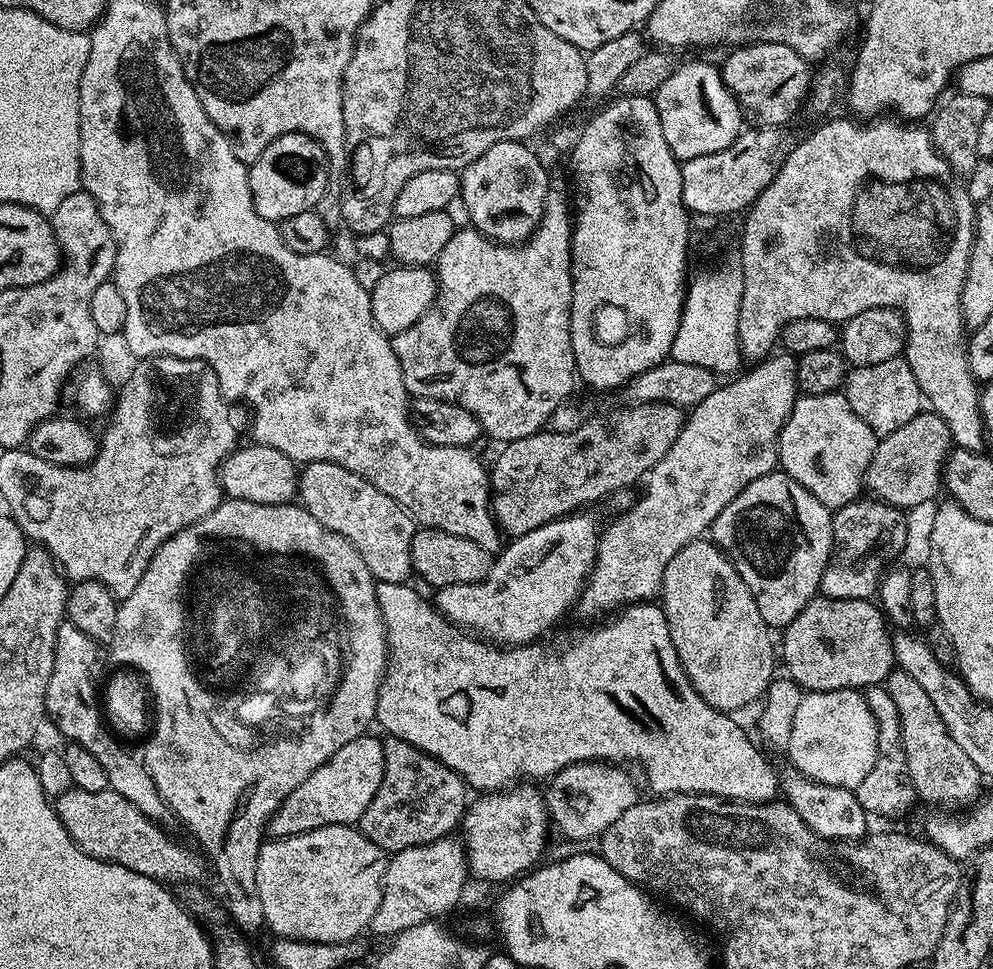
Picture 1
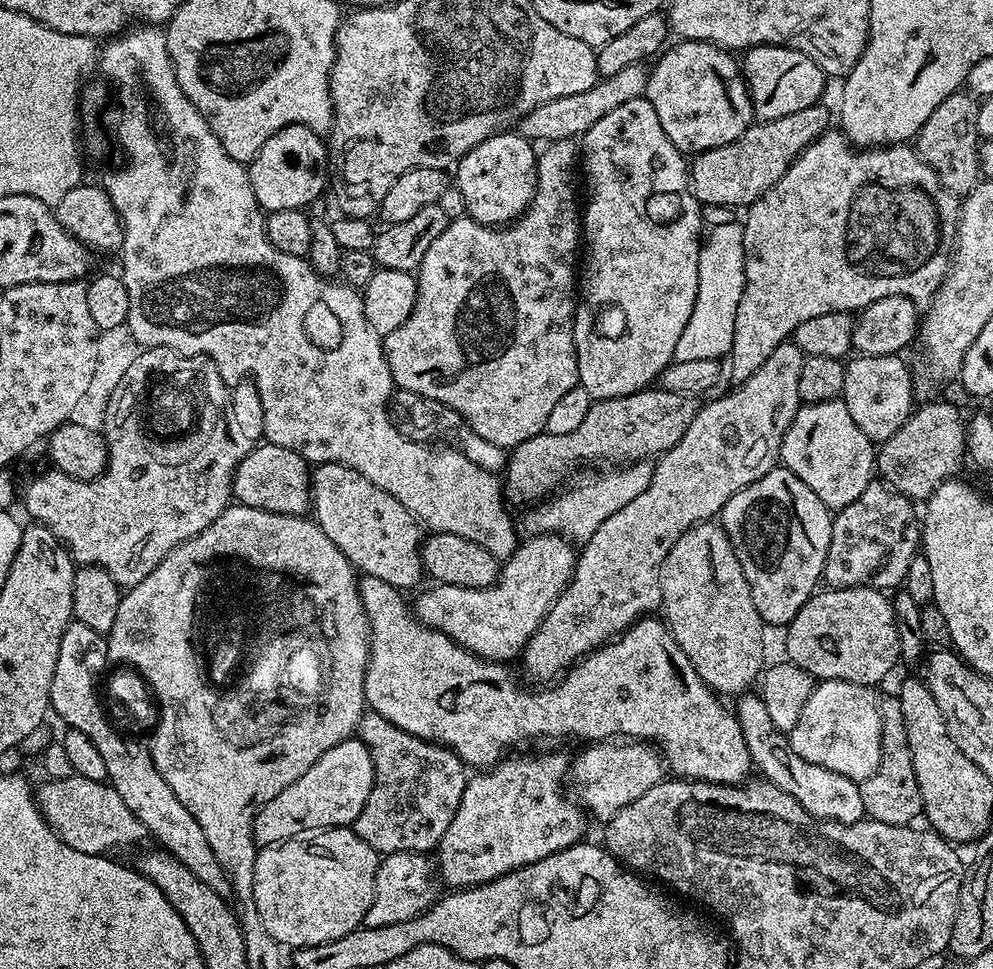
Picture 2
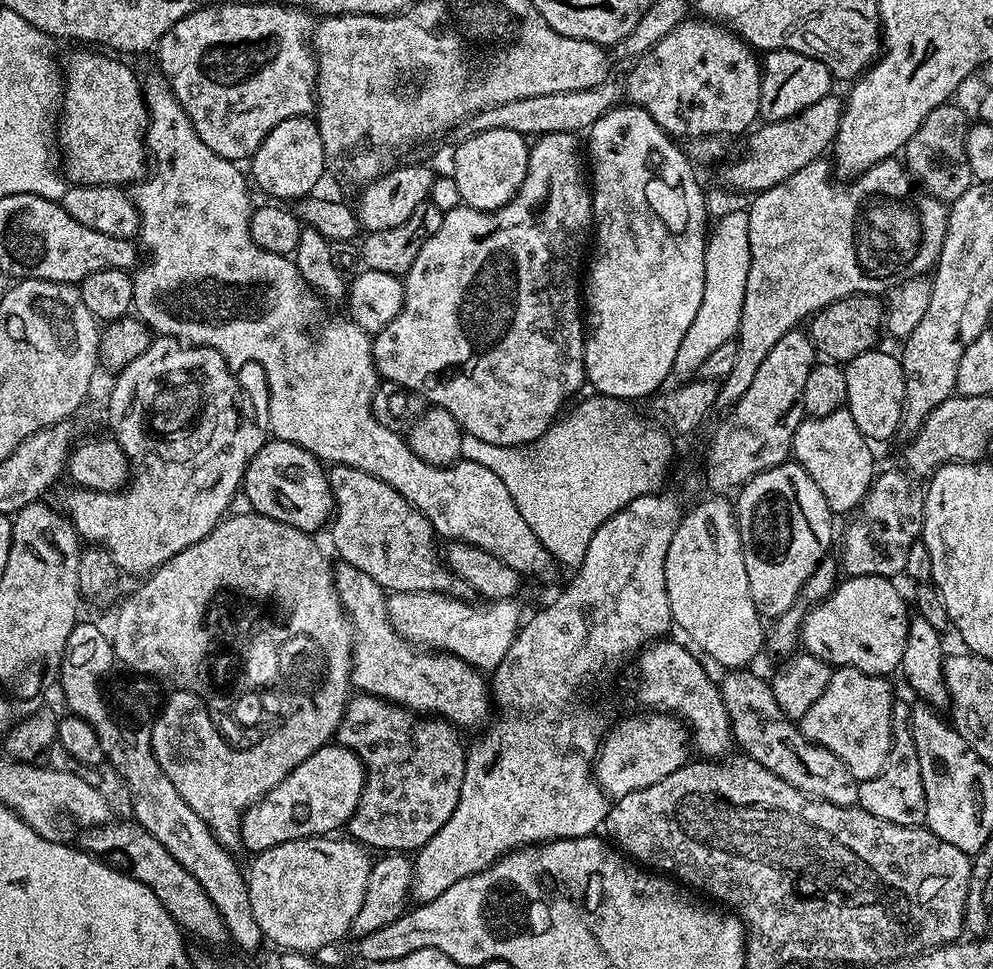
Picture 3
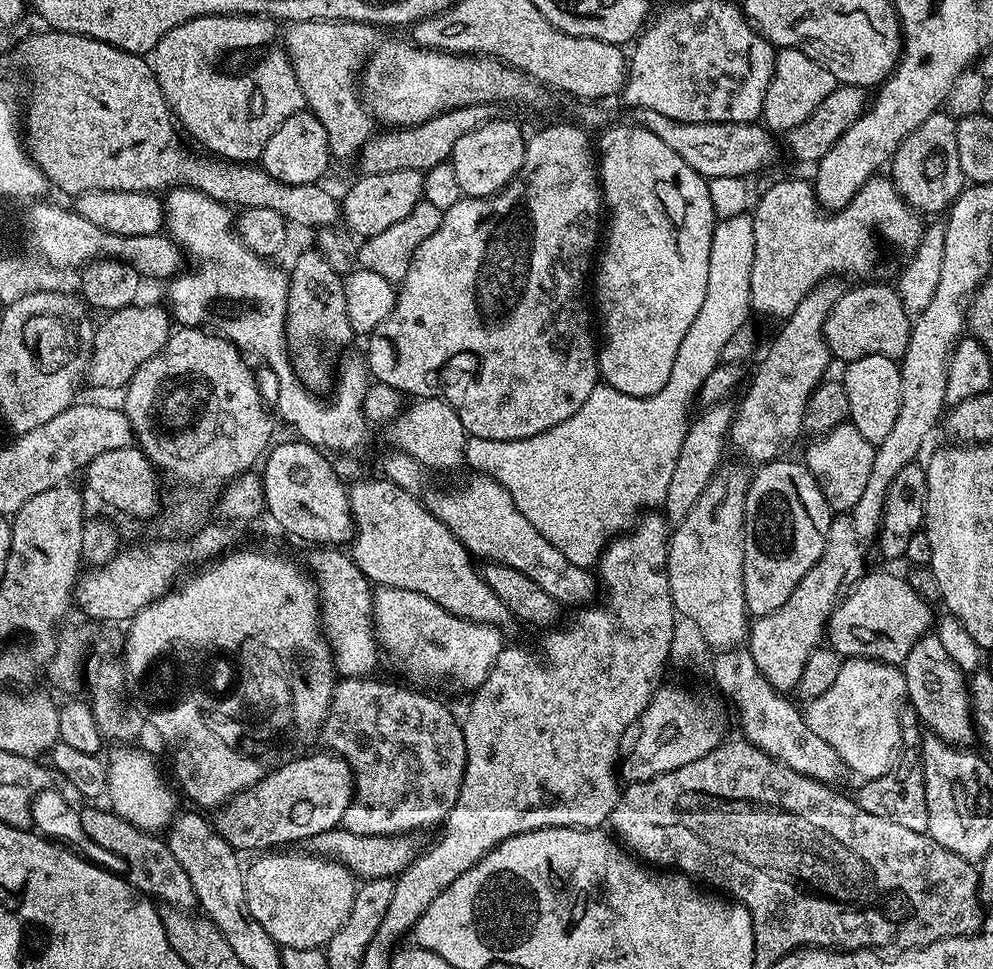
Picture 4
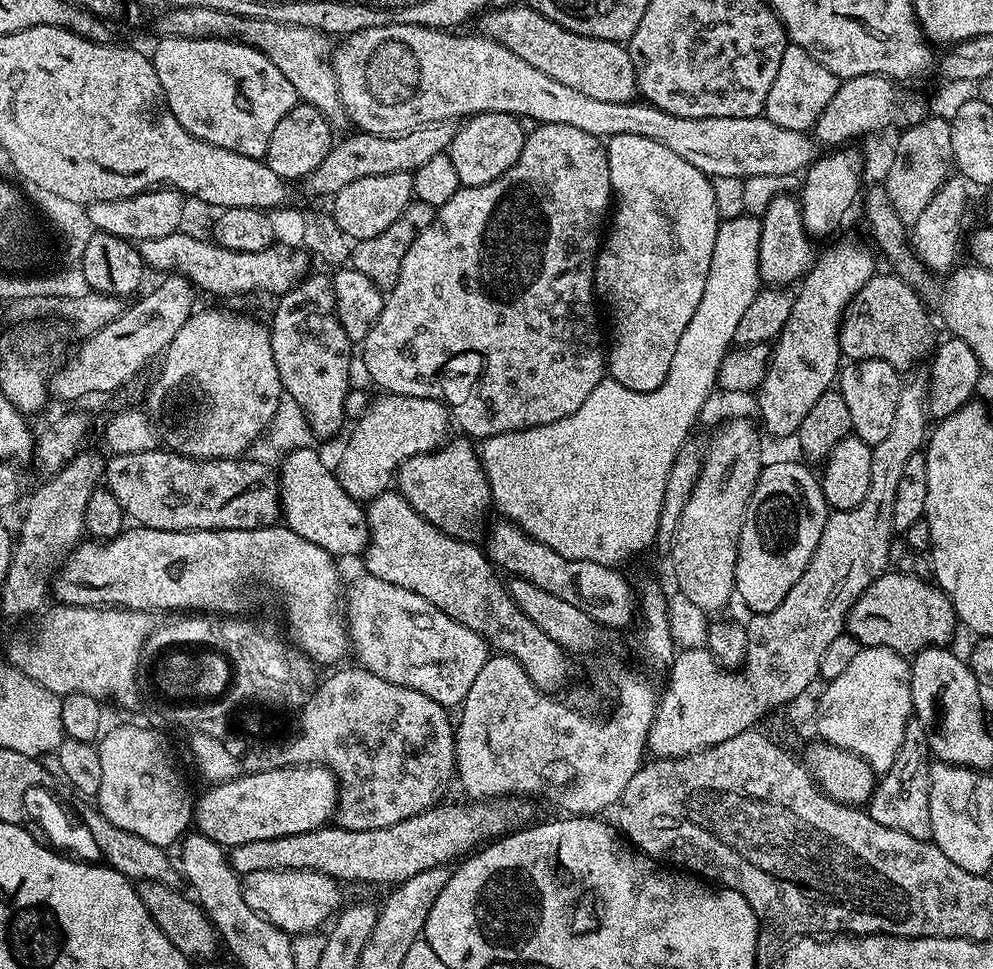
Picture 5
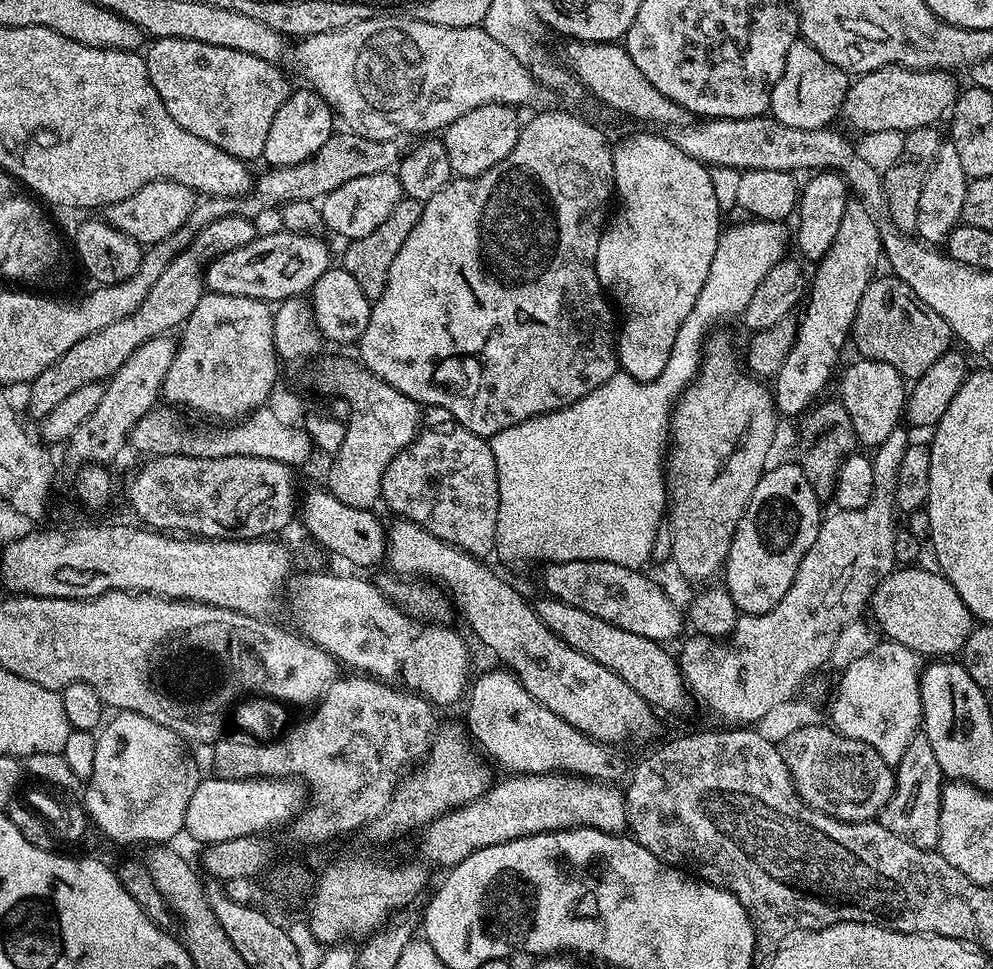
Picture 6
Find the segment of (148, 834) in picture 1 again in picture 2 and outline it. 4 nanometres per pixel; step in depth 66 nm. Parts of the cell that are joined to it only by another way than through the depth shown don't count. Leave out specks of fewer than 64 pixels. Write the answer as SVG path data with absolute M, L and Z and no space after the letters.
M75 774L61 780L48 778L44 782L45 784L41 788L37 787L35 789L34 799L40 813L48 821L49 826L58 833L60 841L66 846L70 846L82 854L103 856L111 853L111 848L132 848L140 839L145 839L146 833L142 822L138 822L138 818L134 818L134 814L130 814L126 802L122 802L118 790L114 790L111 784L102 780L82 778Z

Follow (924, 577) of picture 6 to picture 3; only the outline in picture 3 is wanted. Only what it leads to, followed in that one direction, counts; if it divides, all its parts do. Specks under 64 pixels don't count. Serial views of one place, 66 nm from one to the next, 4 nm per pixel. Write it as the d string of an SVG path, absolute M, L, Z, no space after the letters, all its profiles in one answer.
M850 576L841 579L836 585L836 589L829 594L827 598L811 605L812 609L807 609L804 615L804 623L800 625L800 644L803 651L809 652L814 658L822 658L826 663L835 666L836 668L857 668L871 676L891 677L891 672L894 673L899 669L902 662L902 650L906 650L906 634L908 633L908 622L910 619L910 604L900 597L900 592L895 588L893 581L887 576Z

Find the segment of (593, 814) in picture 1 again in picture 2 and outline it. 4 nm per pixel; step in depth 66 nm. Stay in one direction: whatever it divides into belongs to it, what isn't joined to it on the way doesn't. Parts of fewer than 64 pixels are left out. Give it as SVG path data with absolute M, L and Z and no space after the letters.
M592 742L577 760L573 759L570 764L570 780L576 783L576 790L584 802L583 807L589 813L593 812L601 822L612 819L618 810L622 810L630 802L642 798L646 790L659 784L666 776L666 761L659 751L648 742Z

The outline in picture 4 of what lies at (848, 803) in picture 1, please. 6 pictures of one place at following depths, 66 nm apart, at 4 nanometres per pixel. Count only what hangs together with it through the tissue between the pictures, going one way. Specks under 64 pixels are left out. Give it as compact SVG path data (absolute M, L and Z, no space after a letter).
M737 646L719 651L713 657L710 674L719 690L734 704L743 739L798 774L829 786L839 785L839 780L846 776L846 769L838 750L834 750L830 742L818 738L818 734L806 726L803 711L799 707L796 709L785 693L770 686L747 647Z

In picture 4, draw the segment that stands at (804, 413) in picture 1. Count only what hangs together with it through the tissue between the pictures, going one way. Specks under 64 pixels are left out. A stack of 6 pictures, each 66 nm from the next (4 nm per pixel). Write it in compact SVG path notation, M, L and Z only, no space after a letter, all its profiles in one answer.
M851 422L839 424L829 432L817 435L816 440L804 452L803 463L818 482L822 494L833 513L849 512L862 498L866 490L866 481L870 479L870 466L874 466L875 447L869 440L862 438Z

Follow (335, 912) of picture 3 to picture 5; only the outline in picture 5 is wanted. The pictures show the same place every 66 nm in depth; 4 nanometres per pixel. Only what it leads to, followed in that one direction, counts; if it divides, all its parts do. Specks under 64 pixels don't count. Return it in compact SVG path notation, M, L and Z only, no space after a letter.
M254 871L241 879L243 898L256 913L288 935L313 933L339 909L339 883L312 871Z

